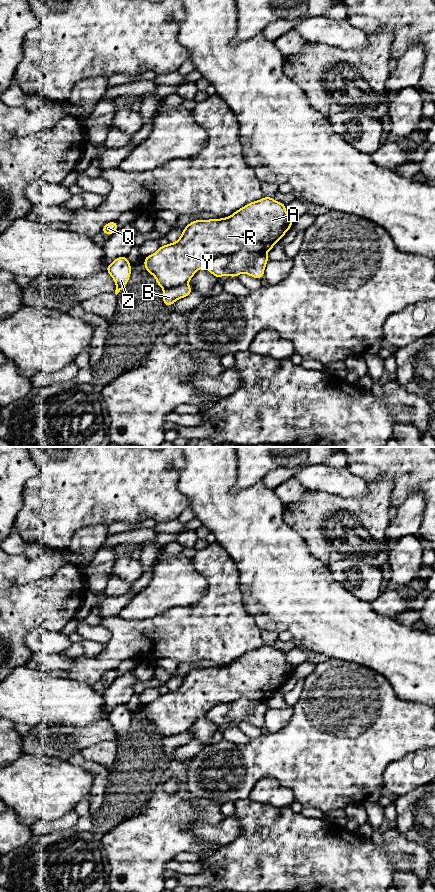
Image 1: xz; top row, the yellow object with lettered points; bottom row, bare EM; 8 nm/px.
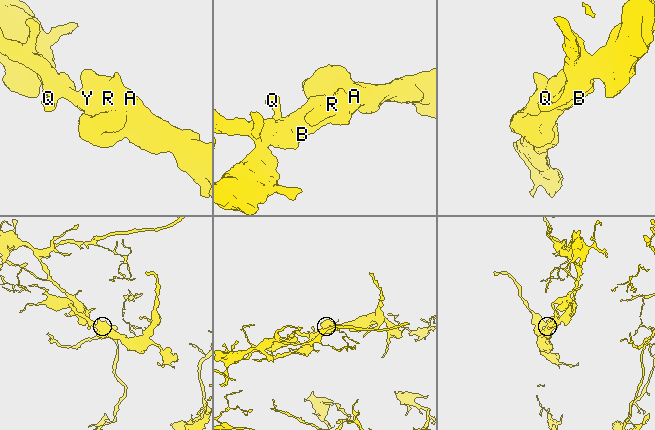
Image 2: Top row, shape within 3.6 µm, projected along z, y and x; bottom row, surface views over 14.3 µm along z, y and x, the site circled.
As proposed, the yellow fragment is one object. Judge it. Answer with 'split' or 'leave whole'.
split

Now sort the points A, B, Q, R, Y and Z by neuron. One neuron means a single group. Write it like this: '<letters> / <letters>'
A R Y / B Q Z

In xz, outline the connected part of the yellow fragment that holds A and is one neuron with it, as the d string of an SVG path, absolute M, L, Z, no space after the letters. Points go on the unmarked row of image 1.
M263 645L259 649L246 652L227 666L192 669L184 676L175 691L161 693L157 700L144 706L145 718L156 726L157 733L163 737L179 735L187 732L200 716L206 715L216 705L233 702L240 698L267 701L291 676L293 669L294 667L286 661L285 652L272 645Z

